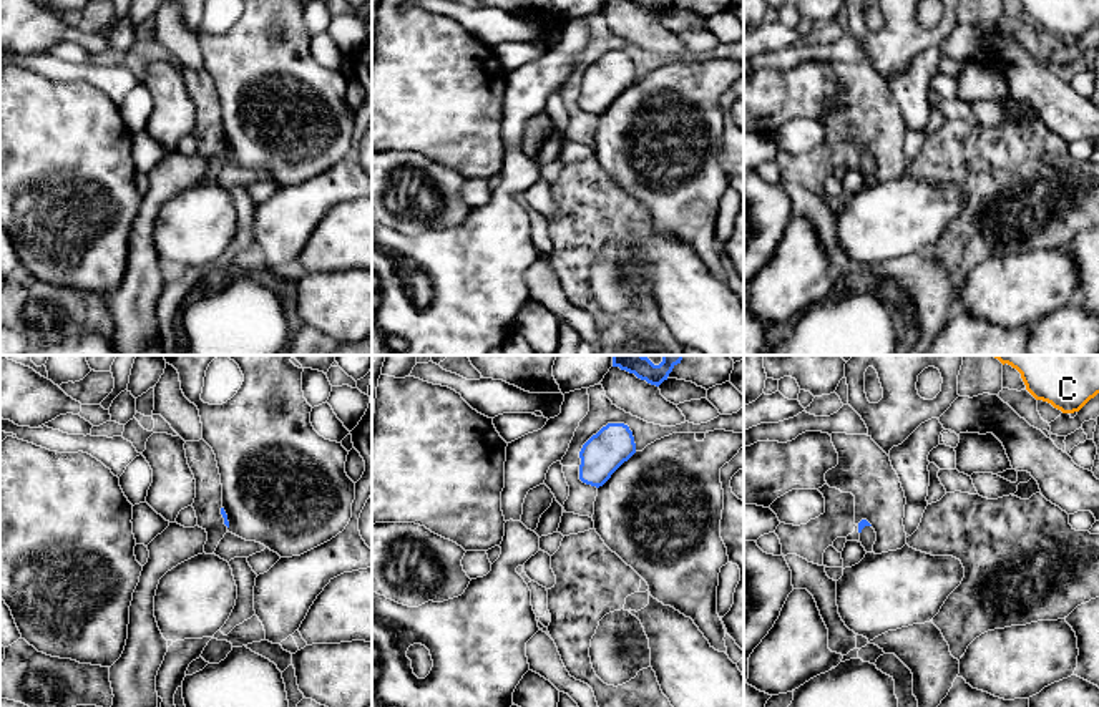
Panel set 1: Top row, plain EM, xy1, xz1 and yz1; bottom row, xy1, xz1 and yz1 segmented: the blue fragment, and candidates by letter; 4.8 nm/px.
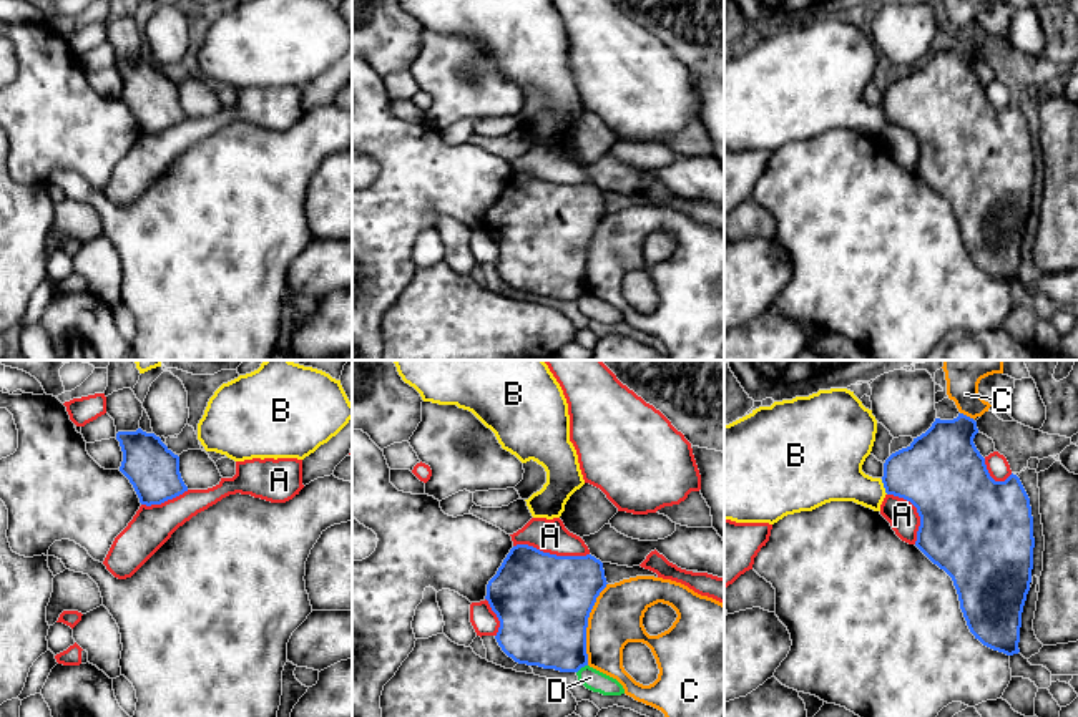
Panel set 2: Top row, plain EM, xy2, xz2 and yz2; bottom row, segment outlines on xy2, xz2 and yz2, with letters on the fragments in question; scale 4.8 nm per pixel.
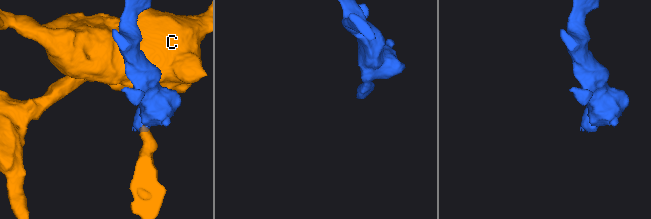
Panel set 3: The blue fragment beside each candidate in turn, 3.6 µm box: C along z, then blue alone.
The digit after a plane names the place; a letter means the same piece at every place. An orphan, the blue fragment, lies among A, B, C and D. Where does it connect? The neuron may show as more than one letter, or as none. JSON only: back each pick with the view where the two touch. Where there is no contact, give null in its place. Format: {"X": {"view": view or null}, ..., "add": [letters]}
{"add": []}

